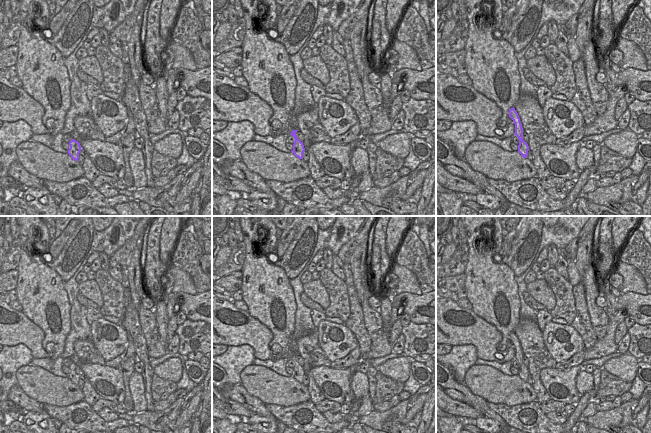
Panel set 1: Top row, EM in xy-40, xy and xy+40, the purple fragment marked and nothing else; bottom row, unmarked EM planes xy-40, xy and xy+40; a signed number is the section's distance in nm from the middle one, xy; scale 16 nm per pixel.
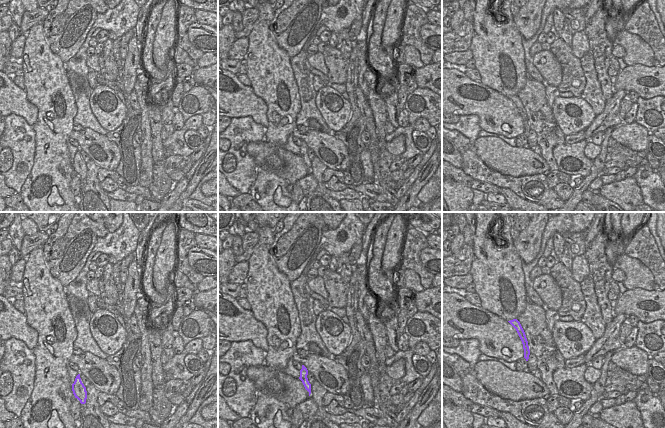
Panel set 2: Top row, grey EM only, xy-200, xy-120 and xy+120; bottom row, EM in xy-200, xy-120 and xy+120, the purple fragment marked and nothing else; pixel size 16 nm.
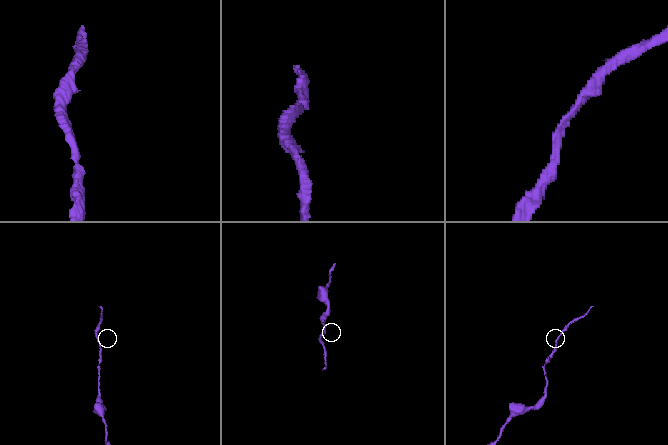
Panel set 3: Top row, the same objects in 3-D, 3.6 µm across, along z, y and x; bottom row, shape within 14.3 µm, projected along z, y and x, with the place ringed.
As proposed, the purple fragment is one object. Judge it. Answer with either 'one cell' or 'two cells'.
one cell

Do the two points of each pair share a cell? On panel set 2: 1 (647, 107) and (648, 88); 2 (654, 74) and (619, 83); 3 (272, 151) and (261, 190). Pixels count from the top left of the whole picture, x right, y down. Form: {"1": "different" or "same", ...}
{"1": "different", "2": "same", "3": "different"}

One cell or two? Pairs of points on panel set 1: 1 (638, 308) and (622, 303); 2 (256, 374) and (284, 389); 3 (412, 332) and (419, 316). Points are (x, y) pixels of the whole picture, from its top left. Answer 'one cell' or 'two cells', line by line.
1: one cell
2: one cell
3: two cells

